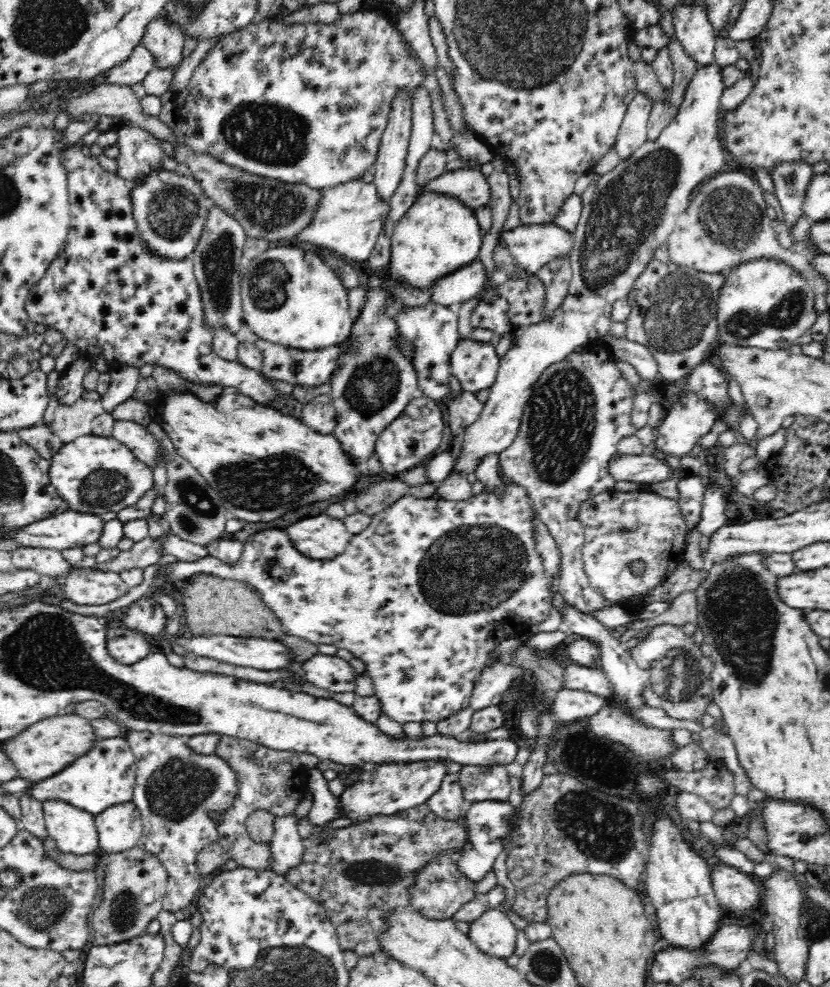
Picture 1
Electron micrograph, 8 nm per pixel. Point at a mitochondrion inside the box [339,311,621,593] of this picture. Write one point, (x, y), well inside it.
(561, 422)

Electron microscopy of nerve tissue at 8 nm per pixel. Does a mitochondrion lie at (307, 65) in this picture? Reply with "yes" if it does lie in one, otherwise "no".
no

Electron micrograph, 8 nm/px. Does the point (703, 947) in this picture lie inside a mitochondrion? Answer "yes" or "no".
no

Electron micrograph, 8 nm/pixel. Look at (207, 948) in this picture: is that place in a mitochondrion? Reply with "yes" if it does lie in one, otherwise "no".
no

